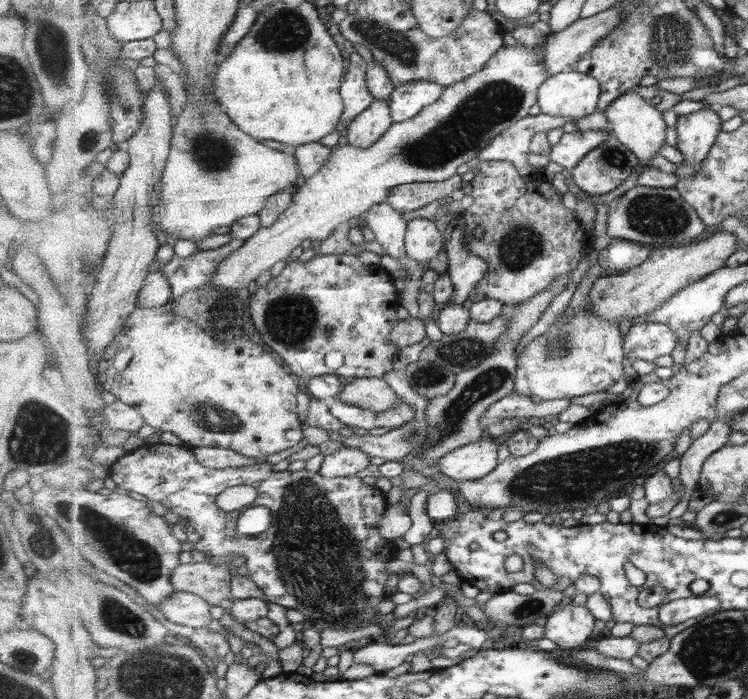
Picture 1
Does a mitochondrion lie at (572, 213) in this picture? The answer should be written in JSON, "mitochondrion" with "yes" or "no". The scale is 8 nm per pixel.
{"mitochondrion":"no"}

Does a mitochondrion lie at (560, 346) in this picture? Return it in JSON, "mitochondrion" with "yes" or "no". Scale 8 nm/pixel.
{"mitochondrion":"yes"}

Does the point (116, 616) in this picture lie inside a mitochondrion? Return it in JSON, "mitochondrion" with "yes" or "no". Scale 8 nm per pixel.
{"mitochondrion":"yes"}

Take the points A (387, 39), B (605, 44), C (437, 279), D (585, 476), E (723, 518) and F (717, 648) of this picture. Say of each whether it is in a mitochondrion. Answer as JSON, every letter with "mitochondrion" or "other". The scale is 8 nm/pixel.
{"A":"mitochondrion","B":"other","C":"other","D":"mitochondrion","E":"mitochondrion","F":"mitochondrion"}

